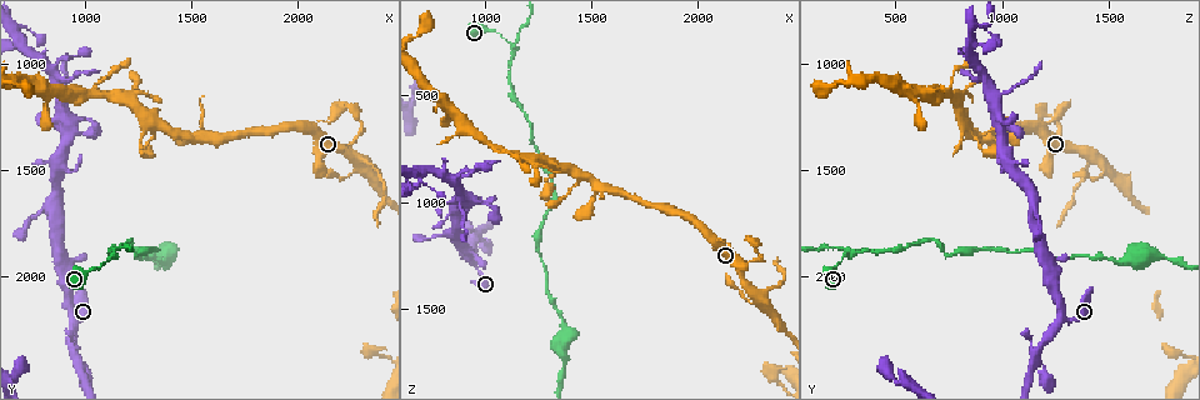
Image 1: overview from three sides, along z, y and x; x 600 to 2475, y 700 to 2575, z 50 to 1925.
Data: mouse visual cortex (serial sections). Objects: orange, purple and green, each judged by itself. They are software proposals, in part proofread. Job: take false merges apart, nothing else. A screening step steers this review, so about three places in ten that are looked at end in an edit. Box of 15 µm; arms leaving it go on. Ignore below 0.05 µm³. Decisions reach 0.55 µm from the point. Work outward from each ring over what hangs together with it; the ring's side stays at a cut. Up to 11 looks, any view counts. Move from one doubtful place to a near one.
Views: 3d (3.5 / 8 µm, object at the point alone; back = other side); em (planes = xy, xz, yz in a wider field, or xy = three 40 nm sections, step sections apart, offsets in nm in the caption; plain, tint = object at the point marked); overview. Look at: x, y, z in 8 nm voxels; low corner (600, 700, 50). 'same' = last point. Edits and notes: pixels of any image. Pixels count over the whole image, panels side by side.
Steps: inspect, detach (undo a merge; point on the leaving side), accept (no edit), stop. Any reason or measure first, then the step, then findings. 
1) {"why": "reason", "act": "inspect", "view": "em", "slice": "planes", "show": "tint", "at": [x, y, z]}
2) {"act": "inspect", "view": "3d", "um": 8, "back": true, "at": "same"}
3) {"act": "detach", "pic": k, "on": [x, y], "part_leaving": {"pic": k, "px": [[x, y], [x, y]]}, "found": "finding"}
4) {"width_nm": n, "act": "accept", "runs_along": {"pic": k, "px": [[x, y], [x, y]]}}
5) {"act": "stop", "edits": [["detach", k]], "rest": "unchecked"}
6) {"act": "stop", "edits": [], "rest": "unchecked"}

{"why": "a fork", "act": "inspect", "view": "3d", "um": 8, "at": [1150, 1890, 260]}

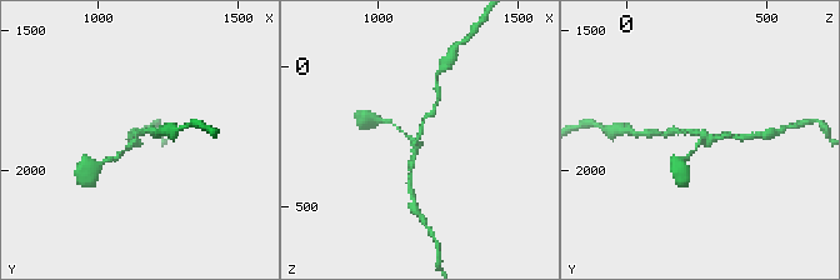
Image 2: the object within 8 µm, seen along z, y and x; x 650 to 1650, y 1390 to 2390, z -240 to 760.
{"act": "inspect", "view": "3d", "um": 3.5, "back": true, "at": [1140, 1900, 270]}

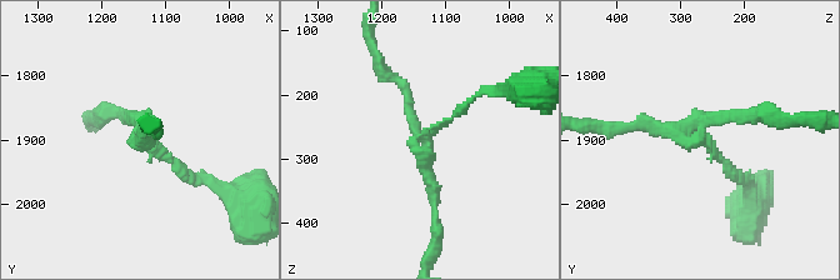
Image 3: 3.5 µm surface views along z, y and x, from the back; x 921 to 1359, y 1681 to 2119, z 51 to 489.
{"arms": 3, "arm_widths_nm": [100, 150, 150], "why": "need the tissue", "act": "inspect", "view": "em", "slice": "xy", "step": 5, "show": "tint", "at": [1145, 1900, 265]}

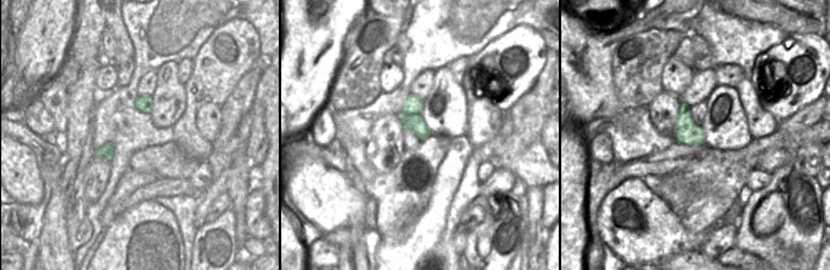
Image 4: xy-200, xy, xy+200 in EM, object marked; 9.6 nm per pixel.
{"act": "accept", "runs_along": {"pic": 3, "px": [[746, 176], [704, 138], [634, 123]]}, "found": "continuous, no second cell"}

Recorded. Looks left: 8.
{"why": "sharp bend", "act": "inspect", "view": "3d", "um": 3.5, "at": [960, 1250, 1010]}

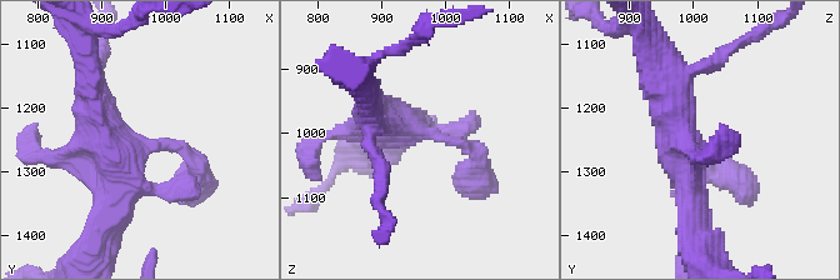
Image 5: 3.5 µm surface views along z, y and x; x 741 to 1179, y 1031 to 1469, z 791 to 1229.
{"why": "now the EM", "act": "inspect", "view": "em", "slice": "xy", "step": 1, "show": "tint", "at": [960, 1265, 995]}

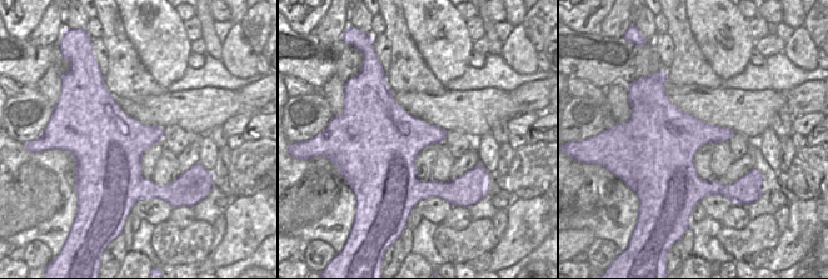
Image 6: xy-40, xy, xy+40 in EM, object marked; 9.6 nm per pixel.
{"act": "inspect", "view": "em", "slice": "xy", "step": 2, "show": "tint", "at": "same"}

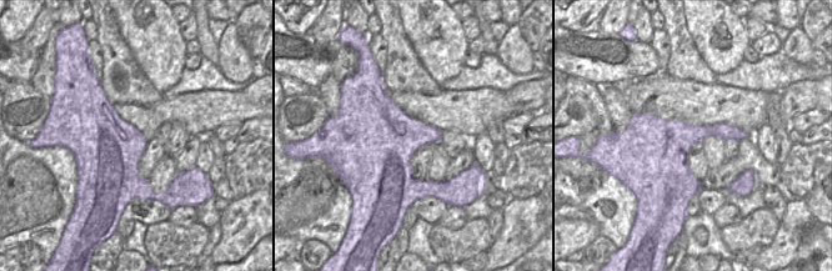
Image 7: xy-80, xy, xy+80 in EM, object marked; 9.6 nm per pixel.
{"act": "accept", "runs_along": {"pic": 5, "px": [[691, 231], [685, 150], [660, 78]]}, "found": "continuous, no second cell"}

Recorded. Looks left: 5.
{"why": "four arms meet", "act": "inspect", "view": "3d", "um": 3.5, "at": [840, 1020, 890]}

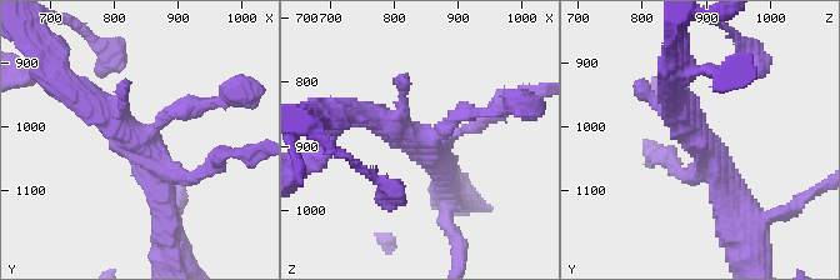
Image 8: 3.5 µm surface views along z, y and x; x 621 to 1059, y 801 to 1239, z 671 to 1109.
{"why": "need the tissue", "act": "inspect", "view": "em", "slice": "xy", "step": 5, "show": "tint", "at": [840, 1025, 890]}

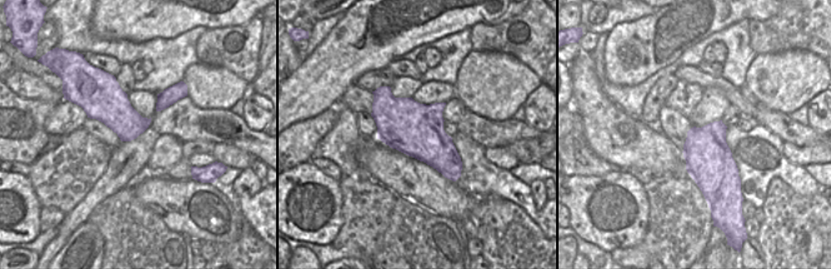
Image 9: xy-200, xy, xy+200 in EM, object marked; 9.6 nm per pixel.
{"act": "accept", "runs_along": {"pic": 8, "px": [[164, 209], [149, 151], [76, 94]]}, "found": "all the same cell"}

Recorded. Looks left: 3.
{"why": "sharp bend", "act": "inspect", "view": "3d", "um": 3.5, "at": [1230, 1910, 730]}

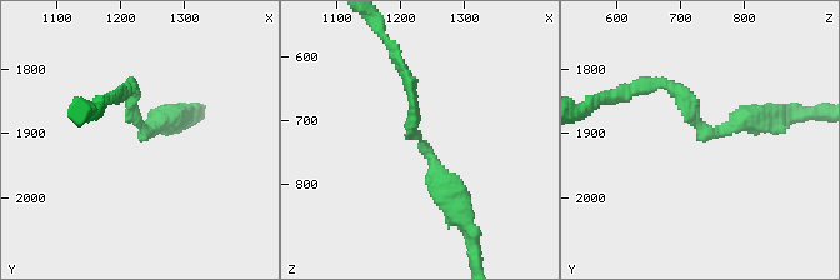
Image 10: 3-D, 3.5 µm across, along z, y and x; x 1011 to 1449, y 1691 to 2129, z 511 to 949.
{"arm_widths_nm": [150, 350], "act": "inspect", "view": "em", "slice": "xy", "step": 5, "show": "tint", "at": [1230, 1895, 735]}

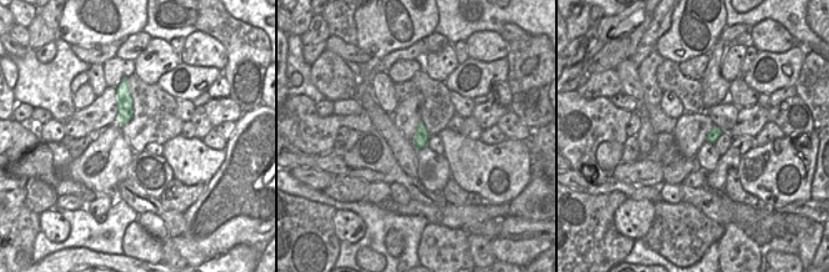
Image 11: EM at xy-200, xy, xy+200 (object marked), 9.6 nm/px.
{"act": "accept", "runs_along": {"pic": 10, "px": [[410, 86], [410, 129], [456, 211]]}, "found": "one cell here"}

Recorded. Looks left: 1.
{"act": "stop", "edits": [], "rest": "unchecked"}

